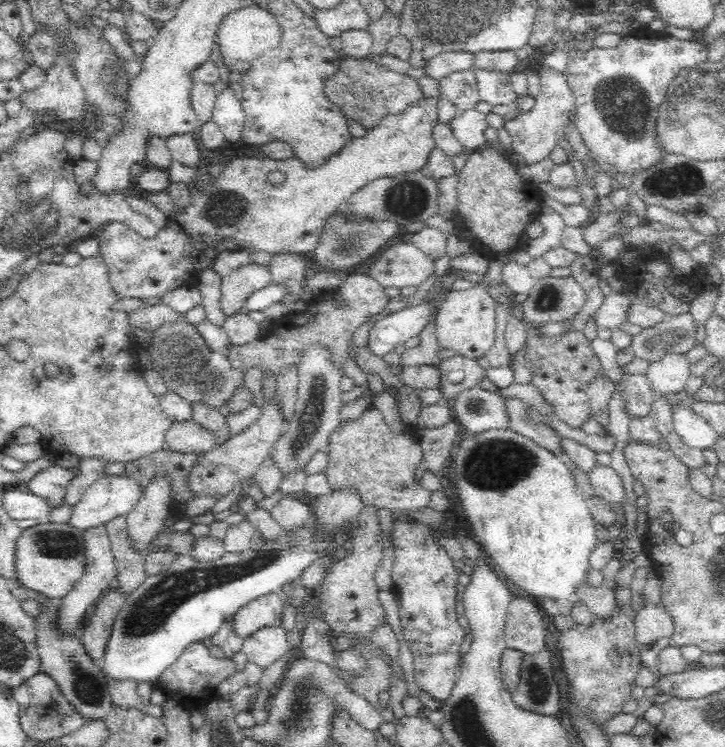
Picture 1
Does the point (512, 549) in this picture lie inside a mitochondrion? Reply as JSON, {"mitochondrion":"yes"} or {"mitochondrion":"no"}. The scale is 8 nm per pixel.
{"mitochondrion":"no"}

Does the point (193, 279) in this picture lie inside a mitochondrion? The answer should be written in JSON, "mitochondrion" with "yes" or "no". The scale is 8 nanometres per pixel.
{"mitochondrion":"no"}

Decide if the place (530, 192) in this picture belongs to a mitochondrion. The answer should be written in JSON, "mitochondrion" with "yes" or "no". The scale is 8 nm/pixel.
{"mitochondrion":"no"}

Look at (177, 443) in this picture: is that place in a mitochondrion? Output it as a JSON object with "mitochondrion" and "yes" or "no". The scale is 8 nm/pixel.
{"mitochondrion":"no"}

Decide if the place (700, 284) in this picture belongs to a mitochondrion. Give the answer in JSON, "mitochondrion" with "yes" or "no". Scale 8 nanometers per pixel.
{"mitochondrion":"no"}

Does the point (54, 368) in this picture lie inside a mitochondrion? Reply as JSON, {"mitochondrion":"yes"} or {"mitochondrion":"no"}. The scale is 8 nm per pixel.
{"mitochondrion":"yes"}

